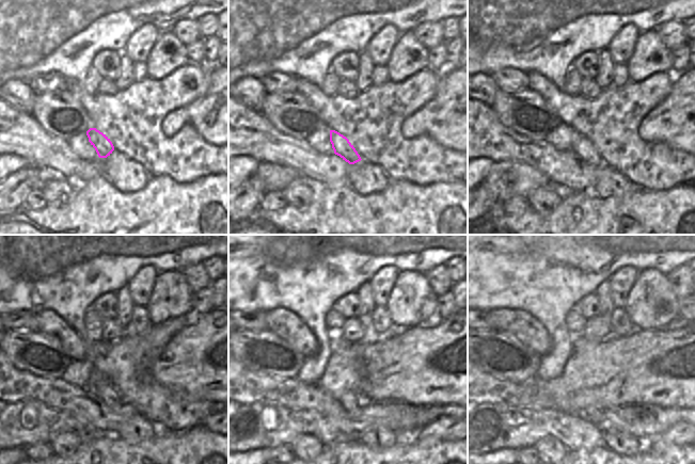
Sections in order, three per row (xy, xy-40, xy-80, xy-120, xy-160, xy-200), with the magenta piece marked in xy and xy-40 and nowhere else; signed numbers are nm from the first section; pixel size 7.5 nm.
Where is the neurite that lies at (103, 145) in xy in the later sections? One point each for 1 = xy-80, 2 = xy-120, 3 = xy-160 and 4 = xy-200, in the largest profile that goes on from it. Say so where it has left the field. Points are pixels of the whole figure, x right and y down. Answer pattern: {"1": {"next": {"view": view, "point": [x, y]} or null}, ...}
{"1": {"next": {"view": "xy-80", "point": [582, 147]}}, "2": {"next": {"view": "xy-120", "point": [104, 388]}}, "3": {"next": {"view": "xy-160", "point": [351, 401]}}, "4": {"next": {"view": "xy-200", "point": [594, 416]}}}

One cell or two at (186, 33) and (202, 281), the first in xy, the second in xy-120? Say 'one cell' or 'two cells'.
one cell

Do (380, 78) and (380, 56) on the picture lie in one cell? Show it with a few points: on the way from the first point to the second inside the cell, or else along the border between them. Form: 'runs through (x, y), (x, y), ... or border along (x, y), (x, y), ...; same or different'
border along (375, 65), (384, 66); different

